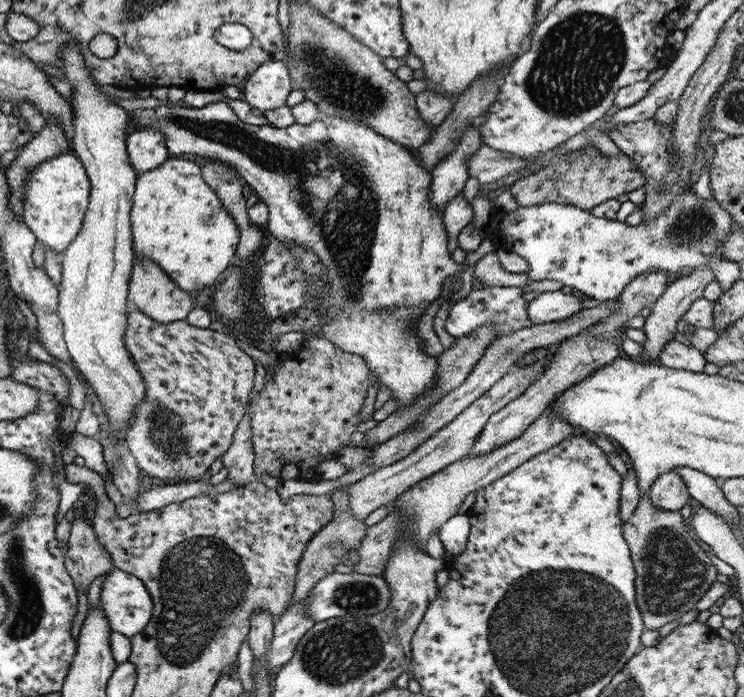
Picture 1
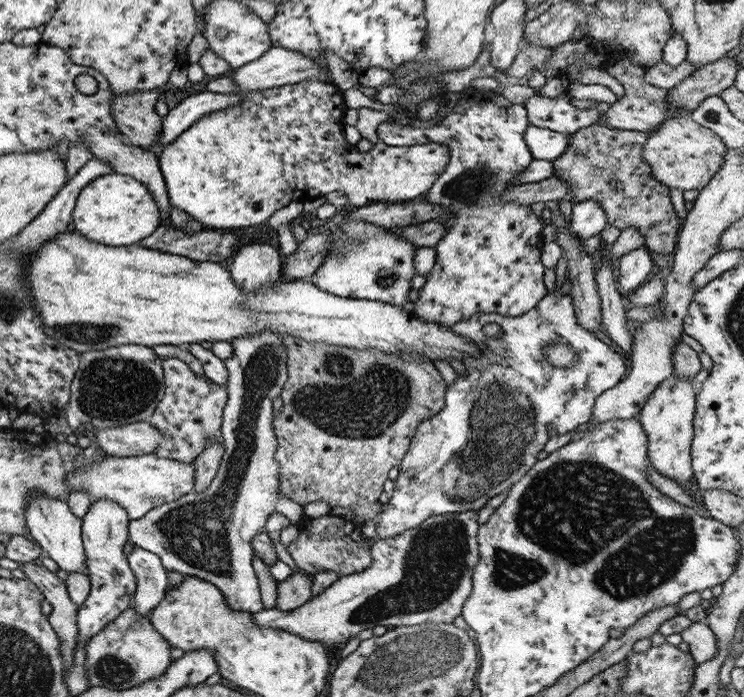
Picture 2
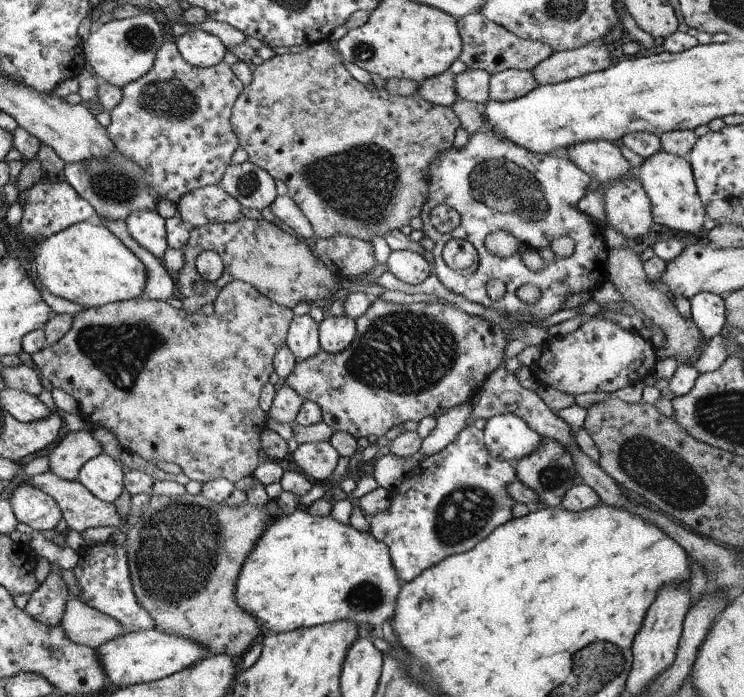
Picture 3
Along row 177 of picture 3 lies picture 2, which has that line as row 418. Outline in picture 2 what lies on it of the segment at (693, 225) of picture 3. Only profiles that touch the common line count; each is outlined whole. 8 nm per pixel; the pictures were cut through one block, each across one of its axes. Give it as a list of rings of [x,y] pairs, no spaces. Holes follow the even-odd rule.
[[[670,376],[651,392],[651,396],[635,416],[647,438],[647,460],[651,468],[683,487],[688,487],[689,478],[692,476],[690,445],[694,431],[695,399],[691,380]]]

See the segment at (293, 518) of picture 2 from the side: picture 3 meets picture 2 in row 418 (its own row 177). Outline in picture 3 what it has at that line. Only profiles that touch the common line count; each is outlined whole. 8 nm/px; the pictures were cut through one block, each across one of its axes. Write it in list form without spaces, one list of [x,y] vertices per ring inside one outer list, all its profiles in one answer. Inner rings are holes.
[[[247,160],[227,165],[219,185],[241,207],[259,211],[267,208],[277,196],[273,180],[262,168]]]

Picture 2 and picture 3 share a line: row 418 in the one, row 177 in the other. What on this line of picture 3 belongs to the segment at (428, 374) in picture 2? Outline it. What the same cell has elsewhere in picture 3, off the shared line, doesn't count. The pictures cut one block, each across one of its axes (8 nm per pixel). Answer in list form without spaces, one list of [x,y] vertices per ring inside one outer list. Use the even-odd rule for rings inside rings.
[[[329,39],[310,45],[305,50],[295,50],[263,61],[255,67],[251,82],[243,86],[230,110],[230,125],[238,138],[239,146],[246,152],[248,161],[262,168],[271,178],[282,180],[286,186],[286,195],[293,200],[311,225],[314,238],[327,238],[333,235],[369,241],[373,236],[382,236],[387,230],[400,229],[409,220],[419,216],[421,205],[428,193],[428,166],[445,149],[451,148],[455,129],[459,128],[459,119],[449,107],[434,105],[419,95],[406,97],[391,94],[385,89],[372,90],[359,83],[345,70],[335,48],[328,44]]]

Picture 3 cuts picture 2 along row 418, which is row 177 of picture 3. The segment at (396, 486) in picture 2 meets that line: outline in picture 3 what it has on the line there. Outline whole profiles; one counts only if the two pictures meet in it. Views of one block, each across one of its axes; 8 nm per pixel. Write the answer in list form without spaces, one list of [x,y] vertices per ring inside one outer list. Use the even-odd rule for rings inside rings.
[[[482,125],[478,131],[469,135],[465,145],[457,149],[452,146],[445,149],[428,166],[428,193],[419,213],[422,224],[420,230],[424,236],[428,236],[434,242],[431,256],[433,256],[435,274],[439,282],[447,290],[461,294],[468,301],[481,304],[485,308],[494,308],[499,313],[526,311],[527,314],[532,314],[539,319],[561,310],[561,302],[567,294],[581,292],[581,290],[591,292],[607,279],[608,257],[602,229],[595,222],[591,222],[592,218],[576,208],[578,200],[589,192],[592,185],[590,178],[572,162],[569,162],[567,158],[528,151],[514,142],[508,141],[505,137],[500,137],[500,134],[492,131],[491,128]],[[437,205],[450,206],[459,214],[459,224],[451,232],[440,233],[429,222],[429,214]],[[491,231],[508,232],[515,238],[521,249],[527,248],[537,252],[545,264],[543,268],[531,272],[521,261],[521,250],[509,257],[498,257],[487,252],[484,240],[486,233]],[[449,239],[463,239],[475,247],[478,263],[473,272],[453,272],[443,262],[440,254],[443,245]],[[491,278],[501,280],[505,286],[504,295],[500,300],[492,301],[485,294],[485,282]],[[526,284],[536,286],[540,292],[536,302],[529,305],[522,304],[516,296],[516,290]]]

